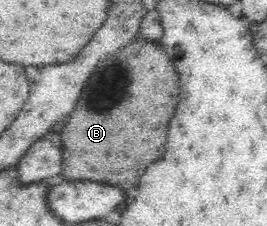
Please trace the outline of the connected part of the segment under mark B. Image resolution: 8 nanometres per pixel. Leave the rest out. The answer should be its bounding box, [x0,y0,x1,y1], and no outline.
[57,36,178,189]

